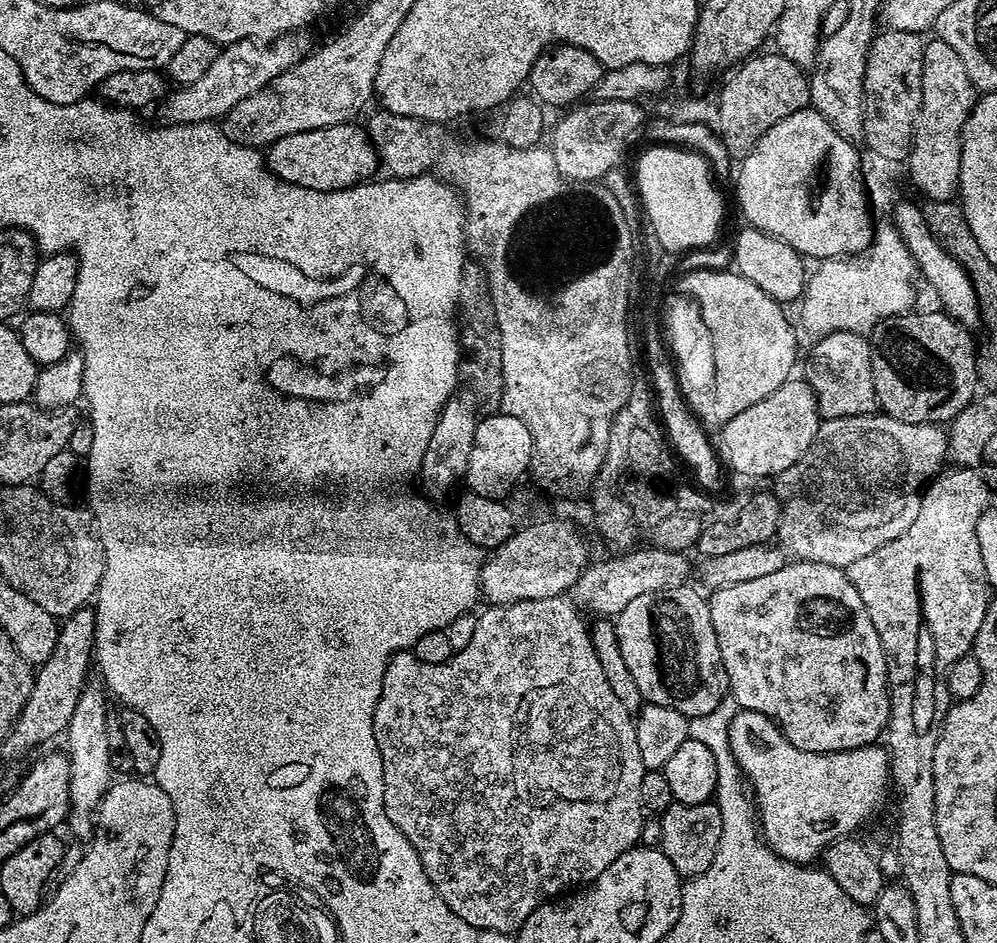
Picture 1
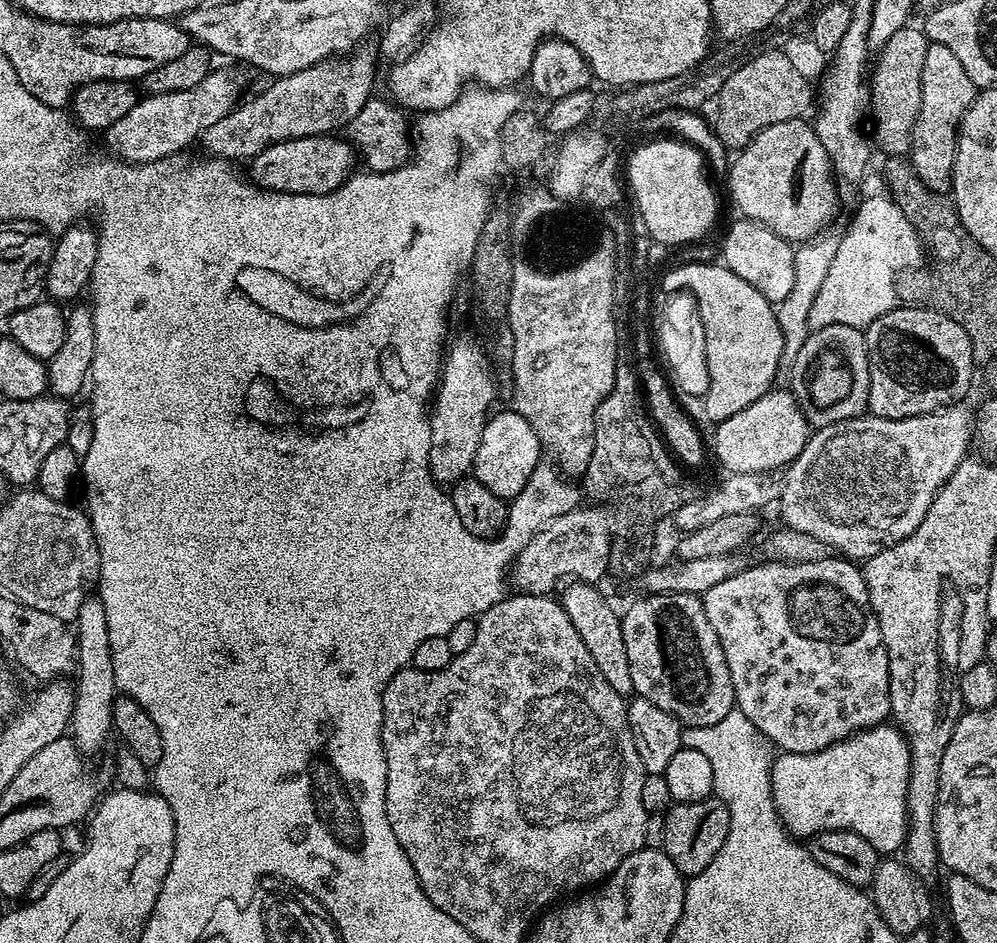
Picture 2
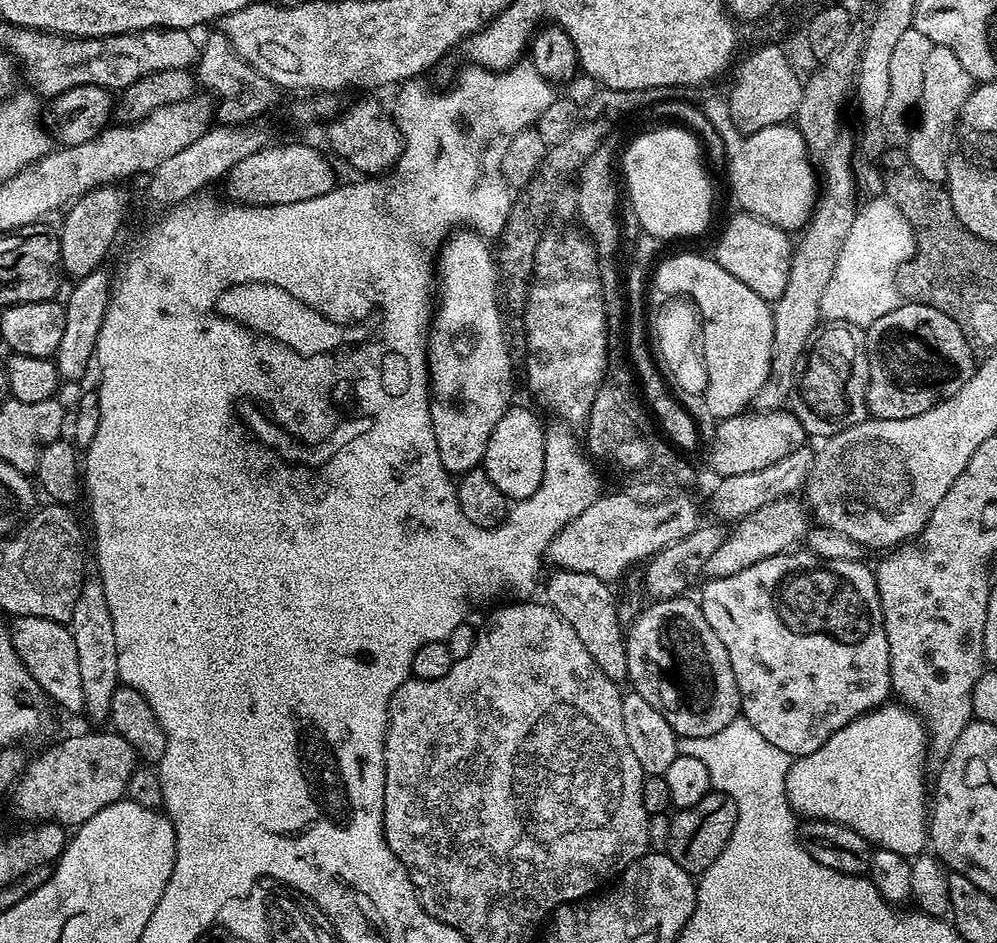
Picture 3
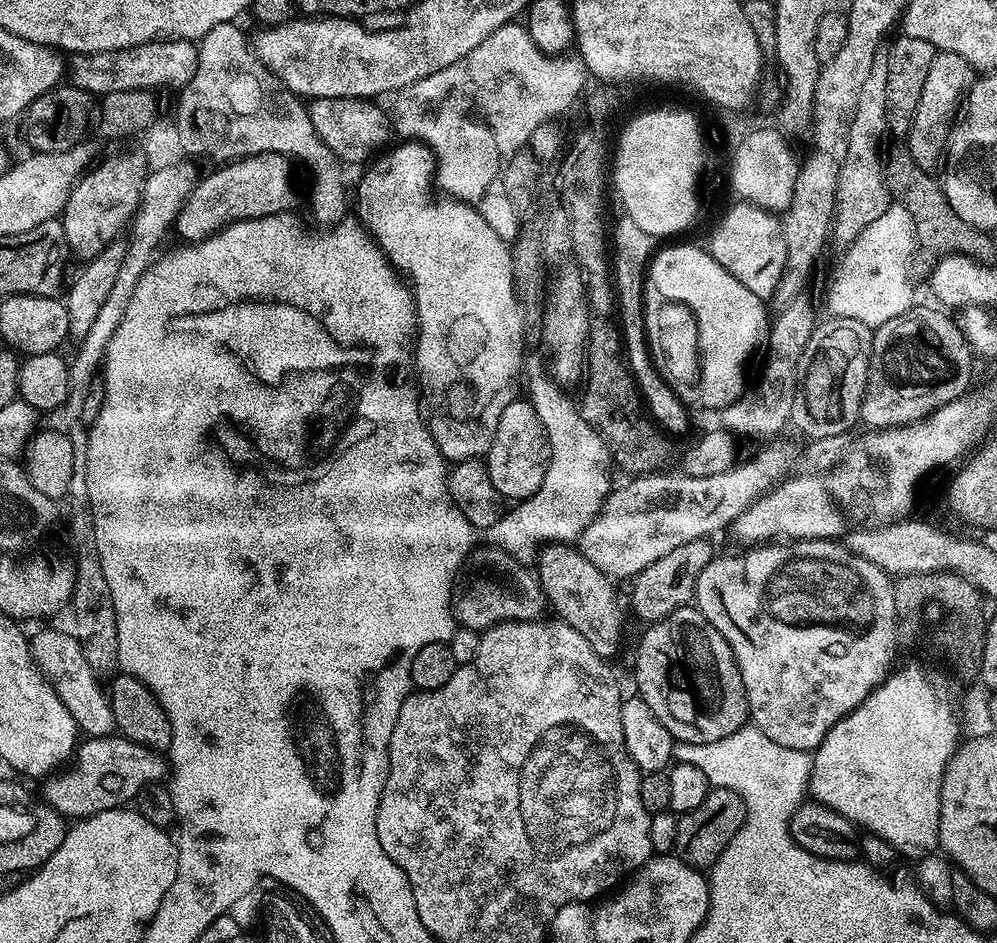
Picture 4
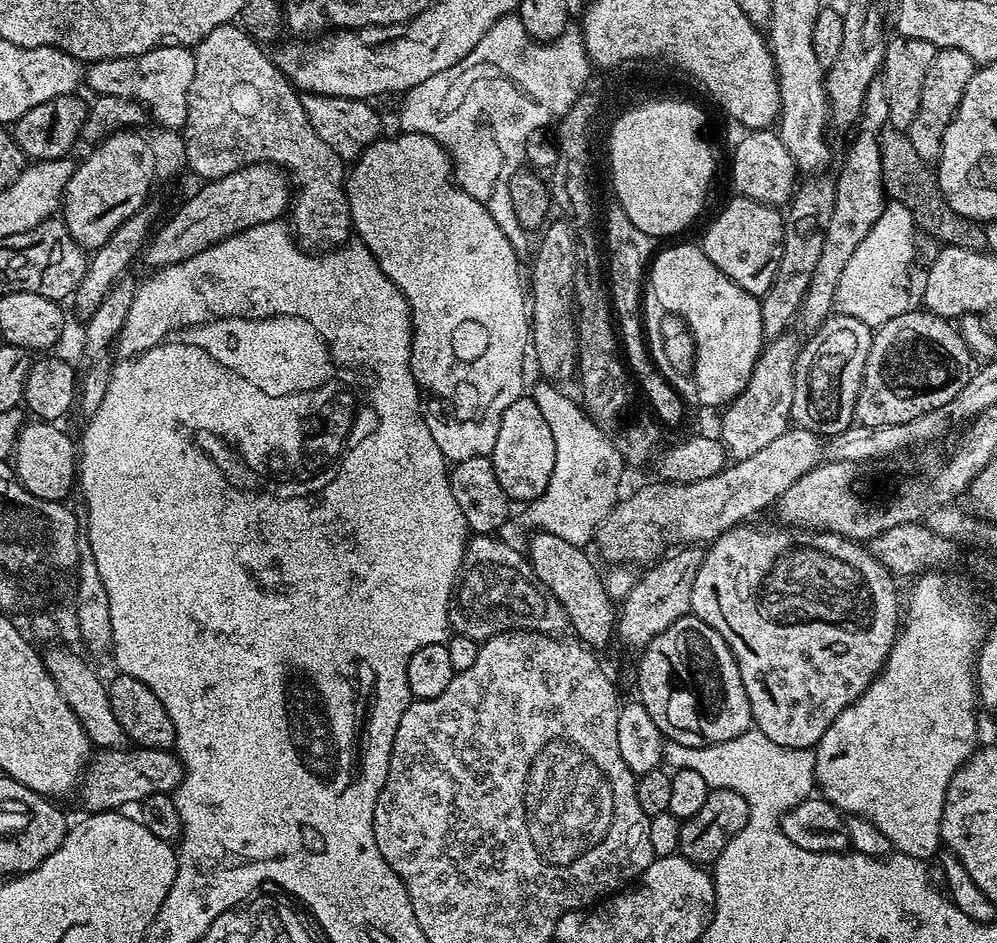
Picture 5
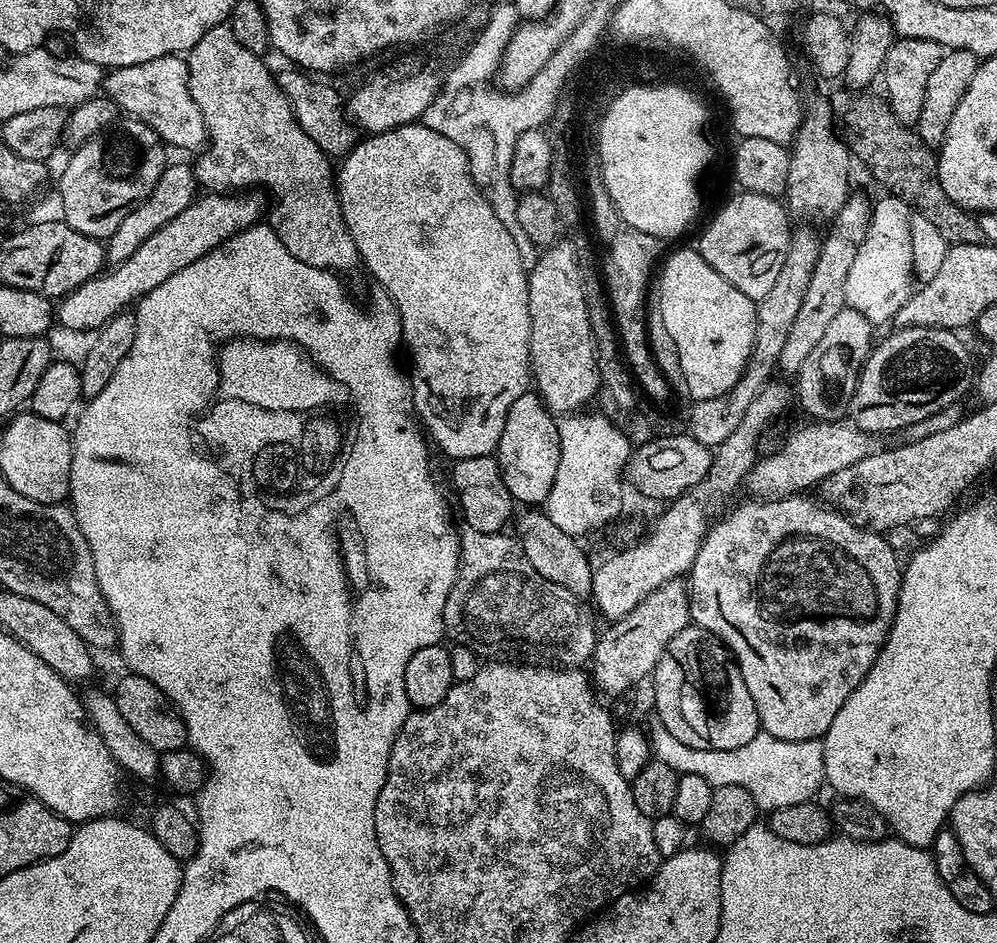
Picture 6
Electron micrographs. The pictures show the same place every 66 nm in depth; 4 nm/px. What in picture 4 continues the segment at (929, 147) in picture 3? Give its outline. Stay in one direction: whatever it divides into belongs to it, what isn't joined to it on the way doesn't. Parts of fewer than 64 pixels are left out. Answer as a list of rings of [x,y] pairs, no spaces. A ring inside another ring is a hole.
[[[937,51],[934,62],[930,62],[930,71],[922,85],[922,98],[918,98],[918,106],[911,113],[912,125],[906,137],[907,150],[922,170],[935,173],[941,167],[948,147],[948,135],[977,76],[977,69],[972,68],[966,58],[953,52]]]

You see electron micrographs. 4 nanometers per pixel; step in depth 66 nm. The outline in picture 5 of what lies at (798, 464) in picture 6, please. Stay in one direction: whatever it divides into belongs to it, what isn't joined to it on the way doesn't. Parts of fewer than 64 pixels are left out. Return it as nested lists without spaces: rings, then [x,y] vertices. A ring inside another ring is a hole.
[[[789,426],[782,435],[774,438],[774,442],[770,442],[770,446],[758,450],[758,454],[731,463],[710,478],[702,478],[693,484],[648,484],[638,489],[629,500],[621,499],[617,503],[597,528],[595,543],[600,543],[605,558],[613,560],[613,565],[637,566],[643,560],[655,561],[677,542],[684,546],[693,542],[711,542],[729,528],[743,525],[747,516],[767,504],[768,507],[775,505],[780,495],[794,486],[794,482],[821,463],[820,444],[821,437],[810,430]]]

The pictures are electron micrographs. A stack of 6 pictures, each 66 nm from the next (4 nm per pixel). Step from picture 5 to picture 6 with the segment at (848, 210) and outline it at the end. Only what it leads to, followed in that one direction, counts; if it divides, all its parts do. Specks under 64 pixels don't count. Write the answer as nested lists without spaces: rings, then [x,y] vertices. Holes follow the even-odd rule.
[[[849,195],[848,201],[842,206],[837,216],[832,217],[827,225],[828,233],[820,240],[818,262],[814,262],[814,274],[810,274],[810,283],[806,295],[802,298],[802,307],[794,317],[790,326],[790,334],[782,345],[782,358],[778,368],[782,373],[795,374],[799,372],[802,362],[818,346],[820,339],[826,335],[831,320],[845,308],[846,274],[850,274],[850,265],[854,262],[854,254],[858,254],[858,246],[866,238],[868,223],[872,221],[872,204],[864,196]]]

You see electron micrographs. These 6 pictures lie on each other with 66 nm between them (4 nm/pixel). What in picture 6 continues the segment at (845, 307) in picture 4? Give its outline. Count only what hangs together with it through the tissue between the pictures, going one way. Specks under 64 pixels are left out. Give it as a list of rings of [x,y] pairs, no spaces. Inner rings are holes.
[[[881,195],[880,201],[872,204],[872,221],[868,223],[866,238],[862,246],[858,246],[858,254],[854,254],[854,262],[850,265],[850,274],[846,274],[845,305],[858,314],[862,314],[873,326],[880,326],[893,319],[896,311],[904,305],[914,291],[914,277],[908,254],[908,217],[910,205],[897,196]]]

